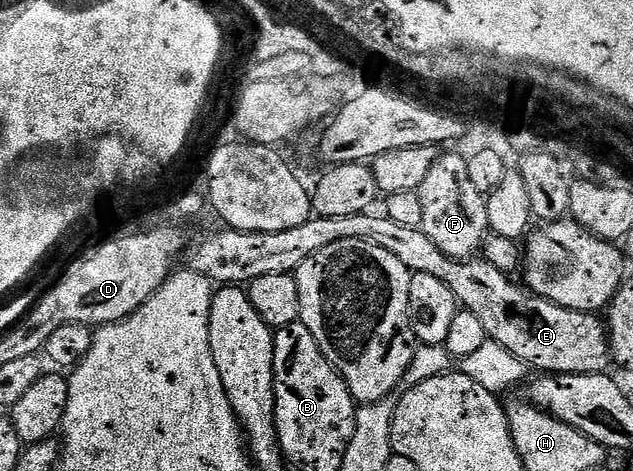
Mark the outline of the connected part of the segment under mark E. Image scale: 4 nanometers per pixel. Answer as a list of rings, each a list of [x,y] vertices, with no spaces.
[[[354,214],[353,217],[343,218],[313,217],[305,224],[281,233],[261,234],[222,229],[223,231],[209,236],[196,249],[189,265],[193,271],[201,273],[212,284],[242,286],[250,284],[257,277],[294,274],[302,261],[307,260],[326,245],[335,244],[341,240],[365,241],[393,253],[393,257],[397,257],[397,261],[401,261],[401,265],[405,265],[408,271],[430,273],[440,281],[445,281],[445,285],[449,285],[449,289],[455,295],[456,304],[462,305],[469,313],[474,313],[481,321],[481,325],[485,325],[488,340],[505,345],[505,349],[509,349],[509,353],[513,353],[513,357],[527,364],[528,368],[535,370],[536,367],[539,373],[549,375],[602,375],[608,370],[607,366],[612,366],[611,336],[606,322],[598,314],[577,309],[565,309],[553,301],[542,299],[540,295],[535,295],[532,291],[527,290],[526,286],[518,282],[517,284],[510,283],[509,275],[499,271],[484,257],[472,257],[466,261],[454,259],[441,253],[441,249],[437,249],[437,245],[429,241],[429,237],[422,229],[408,229],[405,225],[397,225],[397,221],[388,219],[386,214],[375,214]]]

